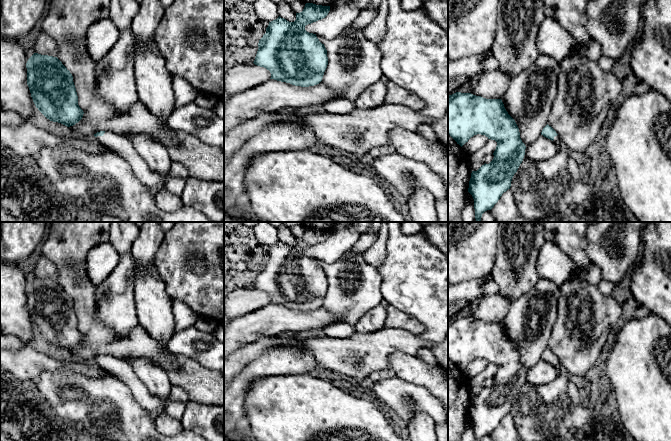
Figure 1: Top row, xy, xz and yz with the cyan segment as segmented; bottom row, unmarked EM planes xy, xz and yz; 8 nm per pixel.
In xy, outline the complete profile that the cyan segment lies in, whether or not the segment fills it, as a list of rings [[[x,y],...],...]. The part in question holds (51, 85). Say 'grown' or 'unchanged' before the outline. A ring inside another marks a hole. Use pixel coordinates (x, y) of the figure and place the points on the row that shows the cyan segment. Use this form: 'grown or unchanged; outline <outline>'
unchanged; outline [[[34,53],[26,68],[33,102],[47,119],[67,127],[82,119],[73,76],[57,57]]]

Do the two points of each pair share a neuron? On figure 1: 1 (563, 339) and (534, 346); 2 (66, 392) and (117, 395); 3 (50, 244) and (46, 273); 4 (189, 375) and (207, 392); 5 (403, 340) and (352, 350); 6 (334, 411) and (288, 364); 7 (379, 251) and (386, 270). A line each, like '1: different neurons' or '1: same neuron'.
1: different neurons
2: same neuron
3: different neurons
4: same neuron
5: same neuron
6: different neurons
7: different neurons

